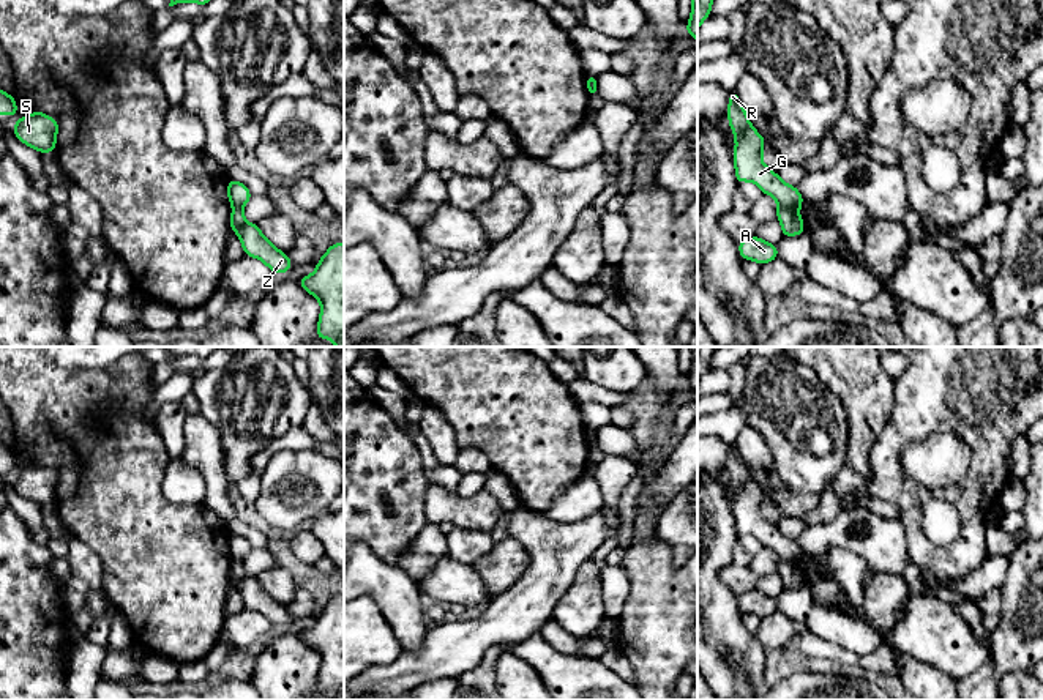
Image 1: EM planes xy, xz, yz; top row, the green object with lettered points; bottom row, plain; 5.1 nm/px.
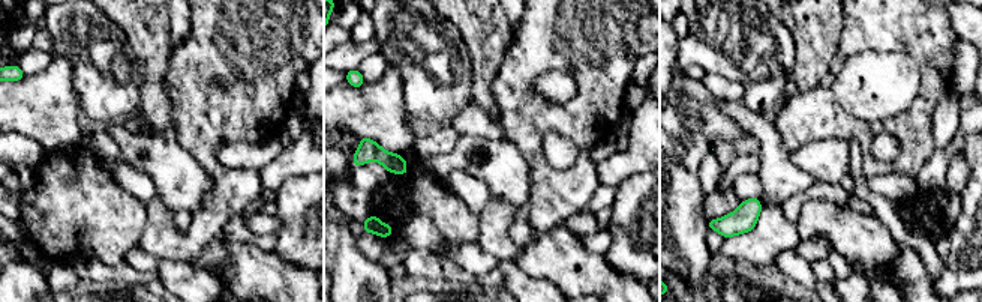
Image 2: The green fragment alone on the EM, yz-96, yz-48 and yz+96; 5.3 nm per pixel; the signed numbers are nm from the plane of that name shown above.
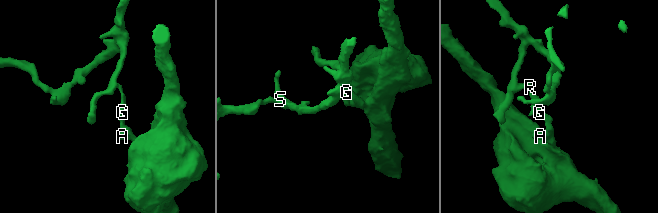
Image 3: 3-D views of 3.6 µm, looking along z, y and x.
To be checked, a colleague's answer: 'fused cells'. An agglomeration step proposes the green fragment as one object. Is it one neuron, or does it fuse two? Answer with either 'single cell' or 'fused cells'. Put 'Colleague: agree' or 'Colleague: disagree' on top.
Colleague: agree
fused cells

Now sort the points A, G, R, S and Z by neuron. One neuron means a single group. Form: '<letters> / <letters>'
A Z / G R S

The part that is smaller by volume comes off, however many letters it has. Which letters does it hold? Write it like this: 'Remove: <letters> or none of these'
Remove: G, R, S

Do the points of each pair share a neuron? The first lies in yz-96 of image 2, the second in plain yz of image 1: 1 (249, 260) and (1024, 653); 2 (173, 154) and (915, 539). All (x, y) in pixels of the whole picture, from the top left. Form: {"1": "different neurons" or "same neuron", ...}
{"1": "different neurons", "2": "different neurons"}

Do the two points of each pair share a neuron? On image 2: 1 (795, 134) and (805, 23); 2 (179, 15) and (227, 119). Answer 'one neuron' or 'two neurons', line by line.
1: two neurons
2: two neurons

